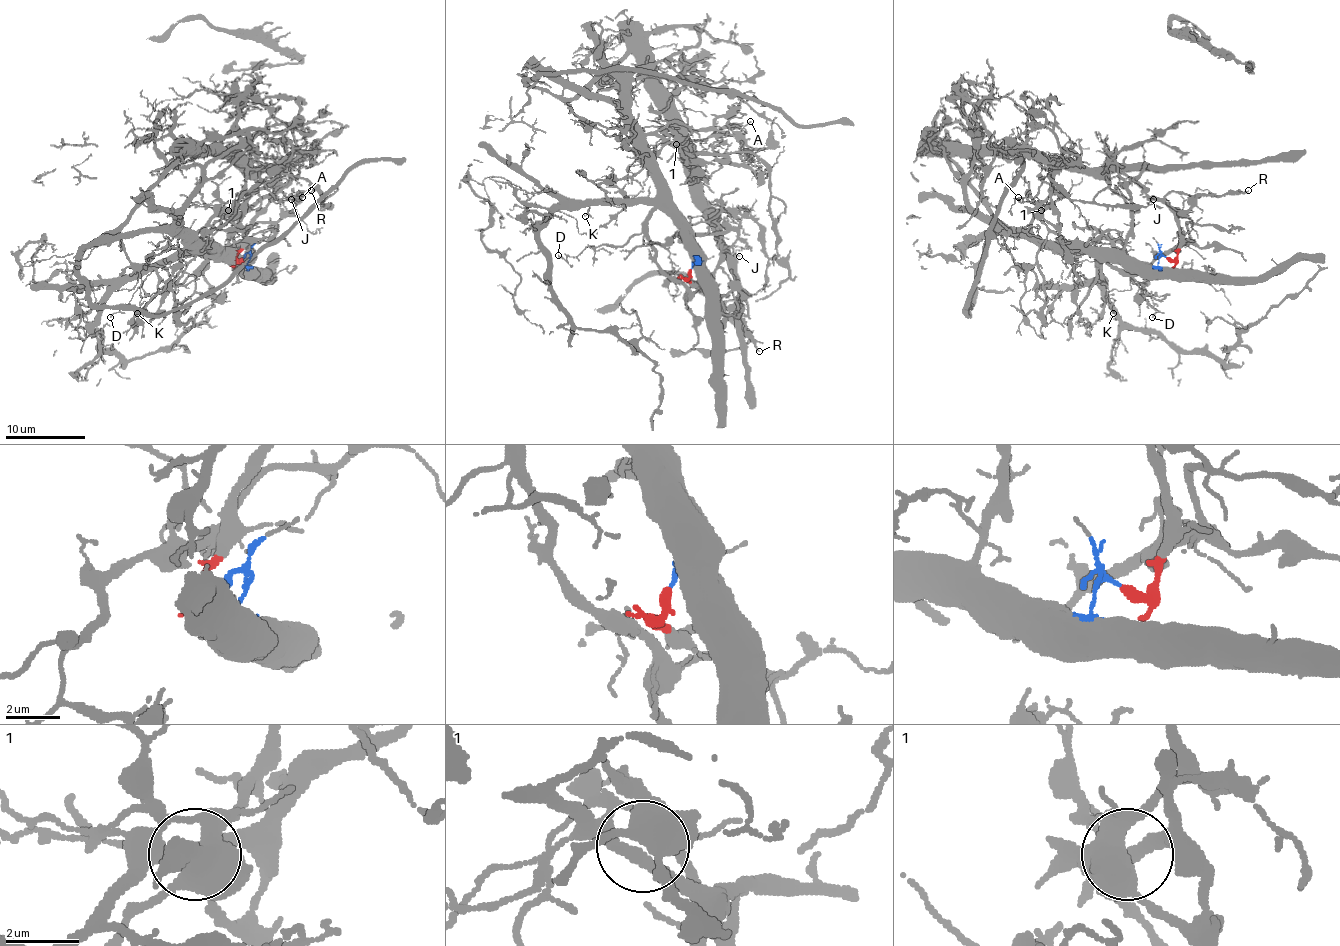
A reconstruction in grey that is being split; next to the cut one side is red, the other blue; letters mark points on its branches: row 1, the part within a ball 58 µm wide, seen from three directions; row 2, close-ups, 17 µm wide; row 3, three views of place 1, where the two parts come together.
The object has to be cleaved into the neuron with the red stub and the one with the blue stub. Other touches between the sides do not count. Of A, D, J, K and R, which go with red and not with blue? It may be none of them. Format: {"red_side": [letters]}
{"red_side": ["J", "R"]}

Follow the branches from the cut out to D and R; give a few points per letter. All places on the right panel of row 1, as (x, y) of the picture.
D: (1165, 257), (1155, 265), (1105, 259), (1143, 285), (1141, 293), (1143, 287), (1153, 301), (1151, 317)
R: (1167, 257), (1177, 255), (1179, 228), (1177, 216), (1165, 202), (1171, 192), (1213, 196), (1245, 194), (1249, 190)

